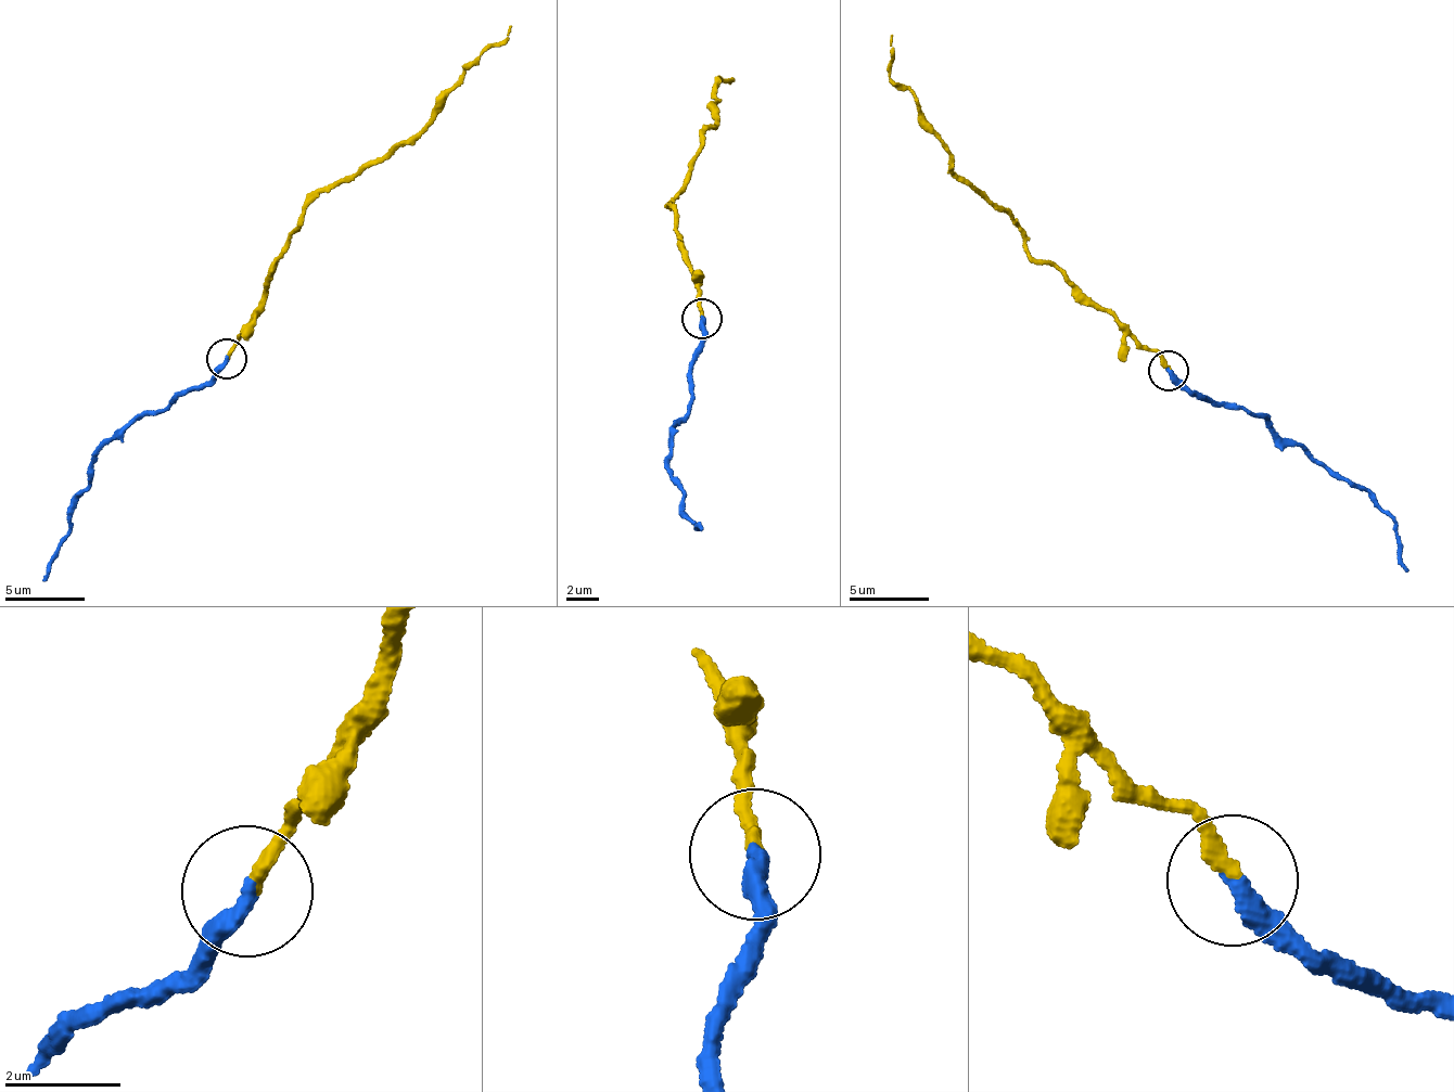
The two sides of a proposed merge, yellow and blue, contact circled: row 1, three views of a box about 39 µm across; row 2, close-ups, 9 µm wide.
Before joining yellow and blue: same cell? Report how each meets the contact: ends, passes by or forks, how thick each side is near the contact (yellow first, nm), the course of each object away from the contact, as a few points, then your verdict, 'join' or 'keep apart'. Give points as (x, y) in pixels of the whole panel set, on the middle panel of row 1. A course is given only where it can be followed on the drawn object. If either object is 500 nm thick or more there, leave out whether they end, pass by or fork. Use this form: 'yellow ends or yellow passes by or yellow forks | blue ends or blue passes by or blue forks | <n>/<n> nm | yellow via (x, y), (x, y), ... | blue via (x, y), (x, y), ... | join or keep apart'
yellow ends | blue ends | 280/360 nm | yellow via (702, 318), (668, 205), (704, 135), (716, 120), (708, 105), (717, 97), (714, 80), (731, 85) | blue via (702, 318), (702, 336), (692, 367), (689, 418), (672, 432), (670, 475), (681, 505), (701, 527) | keep apart

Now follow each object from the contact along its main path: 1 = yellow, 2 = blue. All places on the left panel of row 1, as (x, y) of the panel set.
1: (227, 358), (302, 210), (336, 181), (394, 152), (428, 124), (437, 97), (464, 75), (472, 61), (512, 27)
2: (227, 358), (208, 381), (124, 429), (94, 457), (66, 536), (43, 581)

